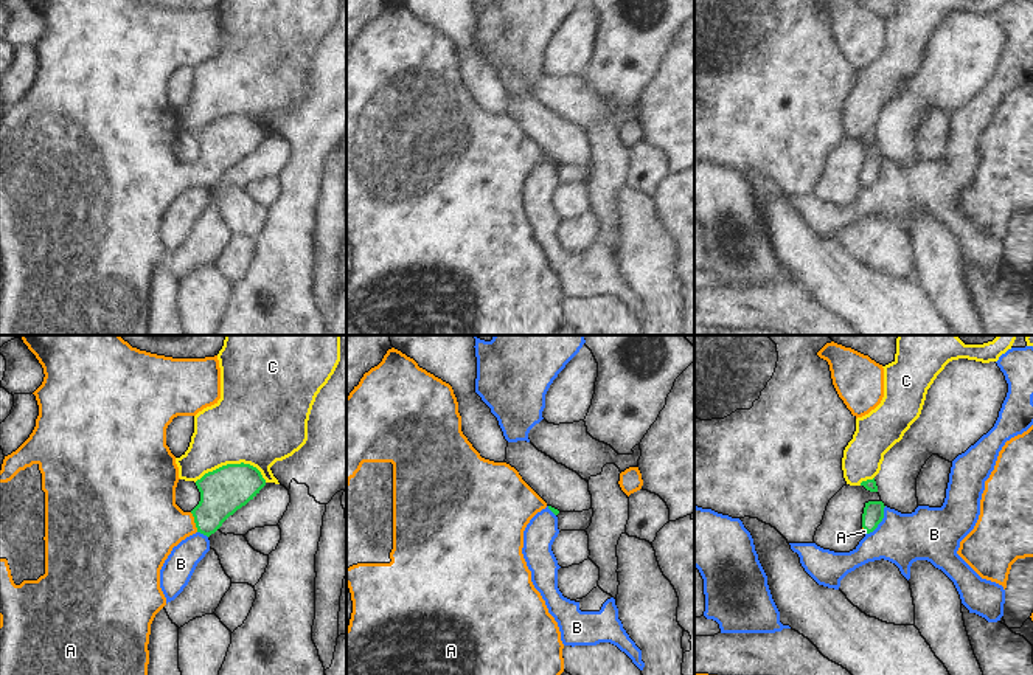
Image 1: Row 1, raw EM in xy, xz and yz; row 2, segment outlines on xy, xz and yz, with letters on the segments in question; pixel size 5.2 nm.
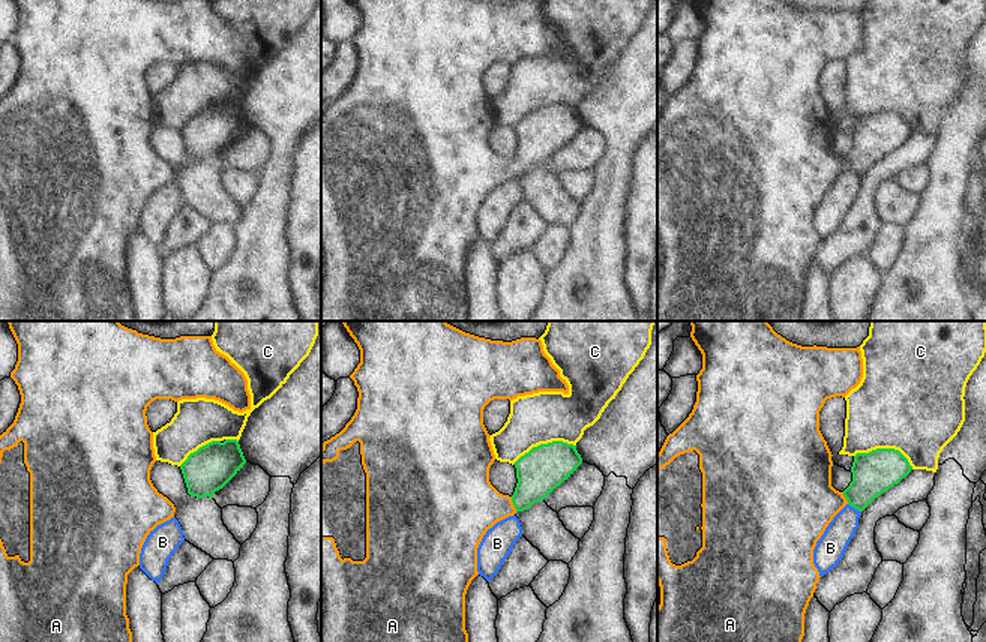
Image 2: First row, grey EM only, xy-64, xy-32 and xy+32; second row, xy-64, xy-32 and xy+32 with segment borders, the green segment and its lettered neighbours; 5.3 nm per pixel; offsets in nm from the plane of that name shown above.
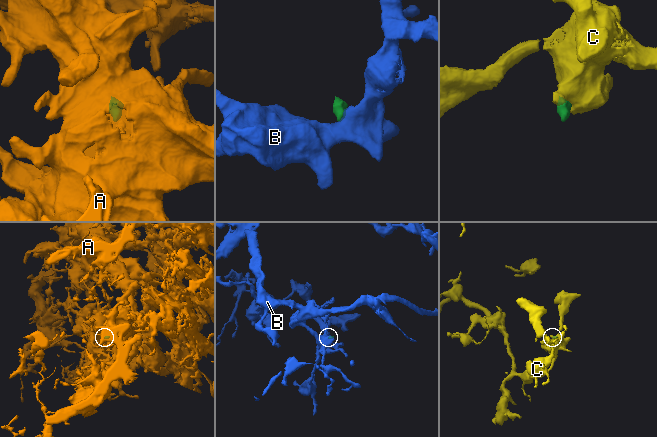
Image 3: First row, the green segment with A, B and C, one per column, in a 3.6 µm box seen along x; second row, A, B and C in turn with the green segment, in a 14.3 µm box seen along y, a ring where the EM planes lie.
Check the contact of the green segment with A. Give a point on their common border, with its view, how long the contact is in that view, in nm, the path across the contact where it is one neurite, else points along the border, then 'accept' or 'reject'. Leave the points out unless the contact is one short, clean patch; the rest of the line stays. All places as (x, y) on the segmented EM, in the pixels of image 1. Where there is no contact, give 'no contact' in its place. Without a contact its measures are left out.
xy (194, 522) | 110 nm | across xy (224, 491), (194, 522), (146, 523) | accept

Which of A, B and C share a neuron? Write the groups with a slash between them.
A / B / C

